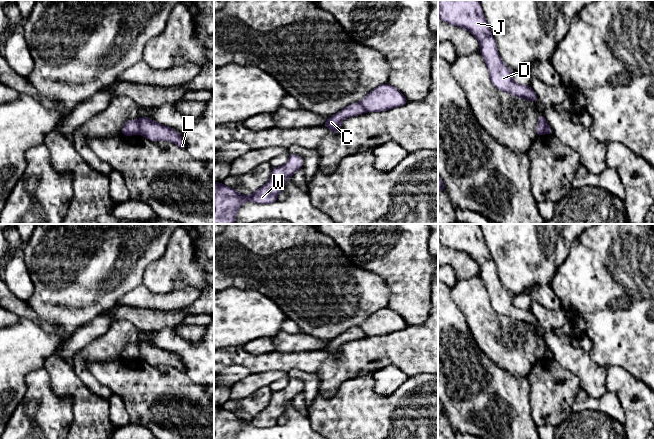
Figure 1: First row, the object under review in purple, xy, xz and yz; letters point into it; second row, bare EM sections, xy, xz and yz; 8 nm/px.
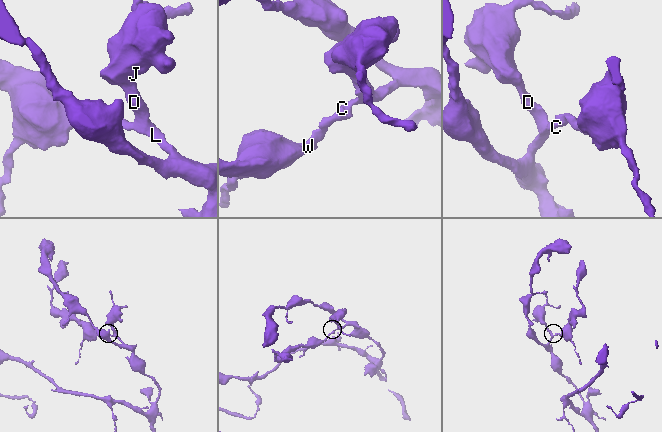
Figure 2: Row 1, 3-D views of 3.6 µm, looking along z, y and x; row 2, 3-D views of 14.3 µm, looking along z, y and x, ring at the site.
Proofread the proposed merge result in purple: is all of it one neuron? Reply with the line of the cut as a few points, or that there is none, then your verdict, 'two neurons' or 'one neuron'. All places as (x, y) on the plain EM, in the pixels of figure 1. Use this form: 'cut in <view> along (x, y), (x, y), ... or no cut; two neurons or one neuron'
cut in xy along (137, 344), (139, 357); two neurons

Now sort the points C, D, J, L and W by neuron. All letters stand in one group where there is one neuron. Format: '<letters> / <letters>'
C W / D J L

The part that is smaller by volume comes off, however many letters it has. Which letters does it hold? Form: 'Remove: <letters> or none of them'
Remove: C, W

